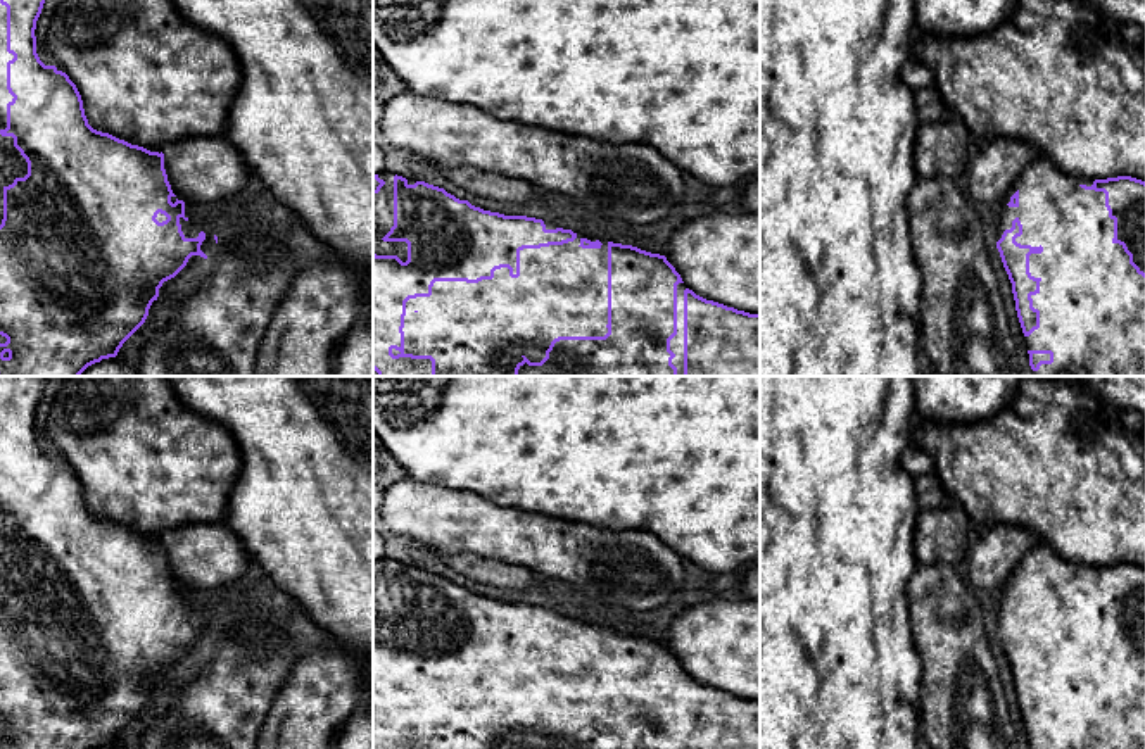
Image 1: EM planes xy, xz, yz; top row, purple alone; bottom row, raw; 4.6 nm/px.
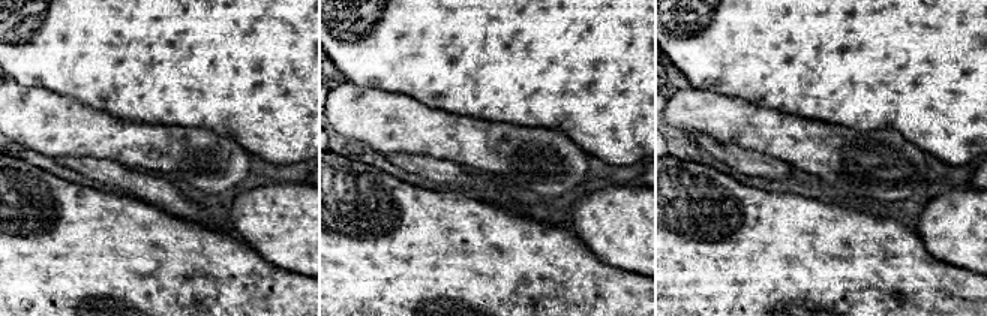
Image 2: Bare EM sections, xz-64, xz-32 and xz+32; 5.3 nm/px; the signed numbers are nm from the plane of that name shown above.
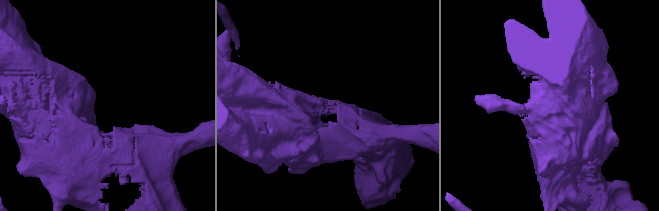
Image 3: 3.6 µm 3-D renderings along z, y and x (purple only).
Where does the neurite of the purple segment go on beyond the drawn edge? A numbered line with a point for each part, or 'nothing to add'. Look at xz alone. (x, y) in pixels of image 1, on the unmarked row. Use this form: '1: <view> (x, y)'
1: xz (562, 677)

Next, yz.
1: yz (1092, 687)

